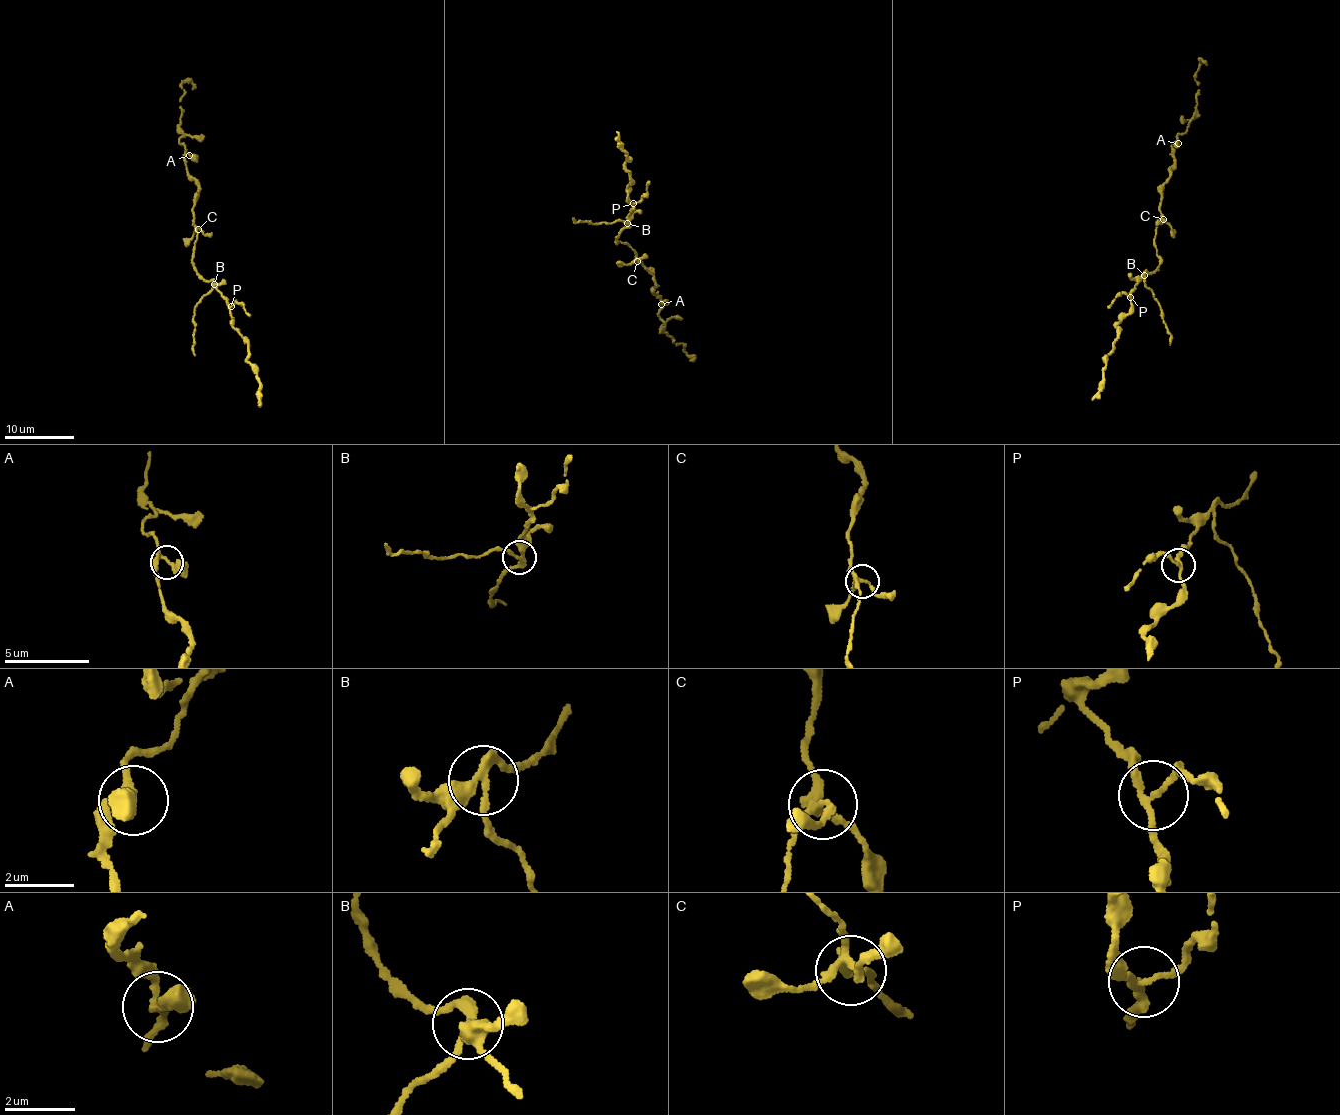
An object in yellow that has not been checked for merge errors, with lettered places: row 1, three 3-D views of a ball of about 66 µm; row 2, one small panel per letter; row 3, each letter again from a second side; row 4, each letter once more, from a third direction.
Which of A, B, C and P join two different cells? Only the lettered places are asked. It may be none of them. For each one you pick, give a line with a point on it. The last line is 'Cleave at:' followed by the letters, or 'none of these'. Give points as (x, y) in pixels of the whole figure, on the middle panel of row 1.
B: at (627, 223)
Cleave at: B

